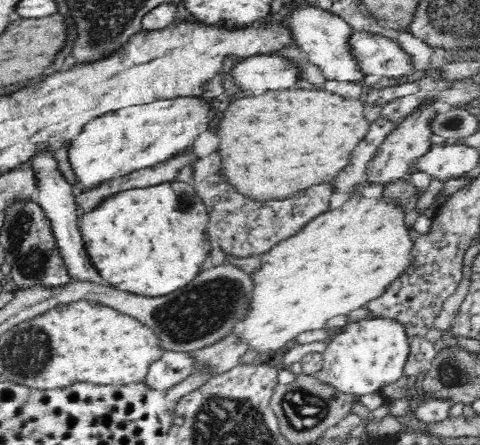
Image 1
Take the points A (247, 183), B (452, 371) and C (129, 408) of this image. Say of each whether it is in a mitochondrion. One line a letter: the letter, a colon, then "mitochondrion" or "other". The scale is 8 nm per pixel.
A: other
B: mitochondrion
C: other

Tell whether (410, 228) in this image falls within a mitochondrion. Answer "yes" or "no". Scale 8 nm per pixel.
no

